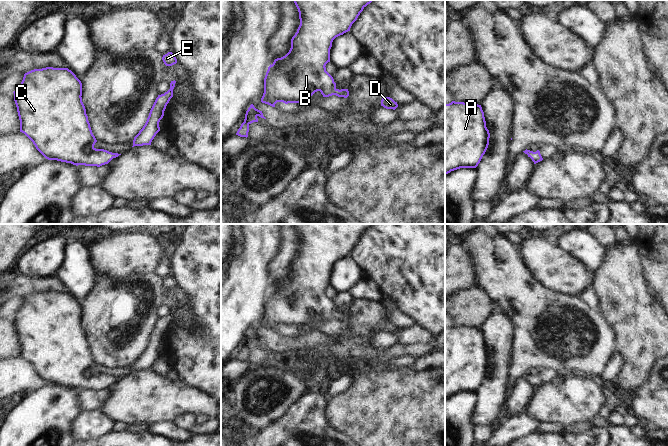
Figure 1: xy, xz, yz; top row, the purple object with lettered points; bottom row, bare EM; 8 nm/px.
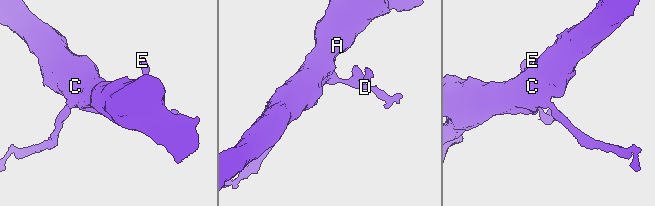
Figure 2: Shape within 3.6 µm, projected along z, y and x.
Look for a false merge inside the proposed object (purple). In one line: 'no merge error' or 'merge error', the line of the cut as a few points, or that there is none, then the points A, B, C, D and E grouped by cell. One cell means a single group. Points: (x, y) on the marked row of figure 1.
no merge error; cut none; groups A B C D E

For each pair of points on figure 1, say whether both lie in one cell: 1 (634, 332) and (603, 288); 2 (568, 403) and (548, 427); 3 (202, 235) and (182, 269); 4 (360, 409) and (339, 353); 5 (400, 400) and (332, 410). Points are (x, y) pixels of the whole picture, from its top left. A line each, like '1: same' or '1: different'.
1: same
2: different
3: same
4: different
5: same

